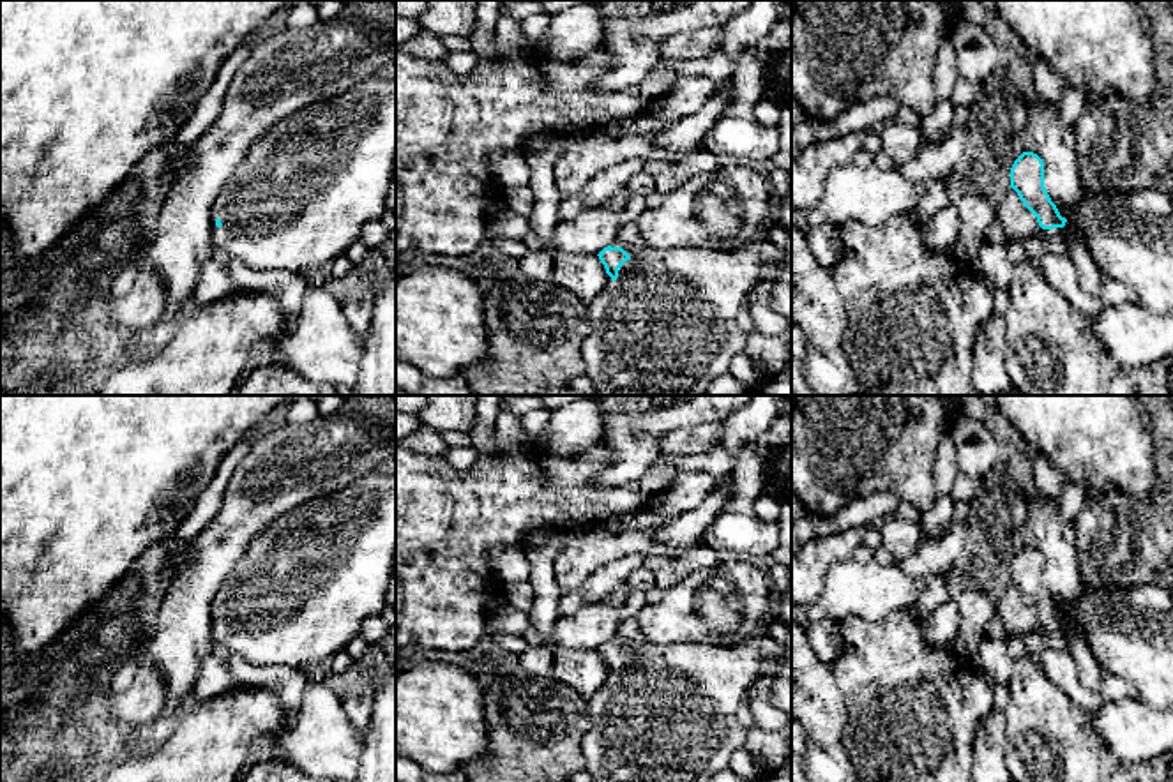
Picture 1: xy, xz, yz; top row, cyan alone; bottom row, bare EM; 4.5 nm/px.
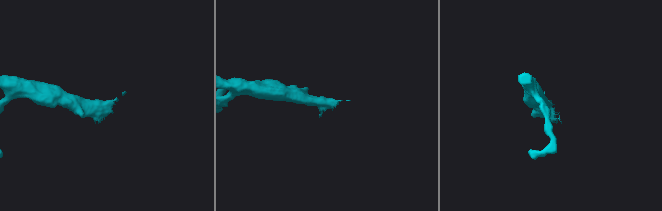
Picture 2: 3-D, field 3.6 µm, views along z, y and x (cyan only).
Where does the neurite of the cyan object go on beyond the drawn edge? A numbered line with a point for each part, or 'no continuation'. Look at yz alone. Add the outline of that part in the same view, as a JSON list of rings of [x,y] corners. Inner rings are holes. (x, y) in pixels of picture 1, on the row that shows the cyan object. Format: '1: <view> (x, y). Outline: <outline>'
1: yz (1129, 235). Outline: [[[1138,189],[1131,192],[1083,192],[1074,208],[1060,210],[1067,219],[1063,228],[1042,229],[1049,238],[1063,240],[1069,229],[1078,229],[1099,265],[1111,277],[1138,295],[1150,312],[1173,314],[1173,203],[1169,192]]]

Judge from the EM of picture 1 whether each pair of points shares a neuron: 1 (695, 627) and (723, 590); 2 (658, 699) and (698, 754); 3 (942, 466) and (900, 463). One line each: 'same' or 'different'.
1: same
2: same
3: different

